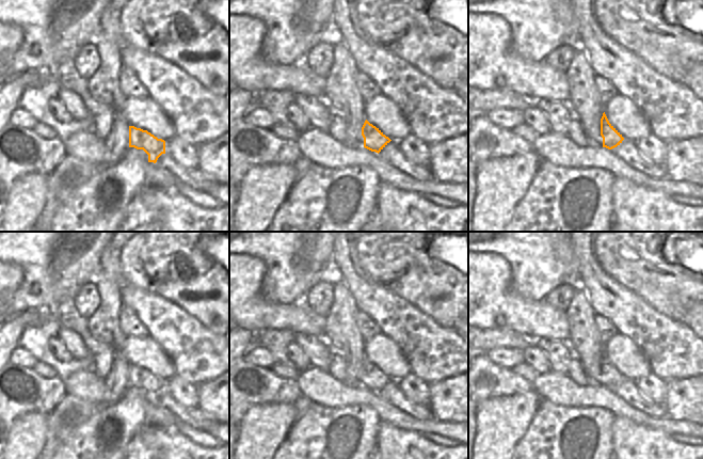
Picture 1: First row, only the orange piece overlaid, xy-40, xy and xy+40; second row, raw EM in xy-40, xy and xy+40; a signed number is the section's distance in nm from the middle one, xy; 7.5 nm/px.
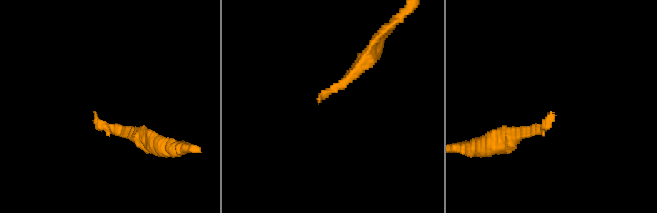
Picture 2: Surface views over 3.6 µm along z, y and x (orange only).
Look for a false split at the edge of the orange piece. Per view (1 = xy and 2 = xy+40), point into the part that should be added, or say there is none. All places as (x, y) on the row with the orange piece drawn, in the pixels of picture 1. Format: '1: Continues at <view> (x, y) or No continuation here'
1: No continuation here
2: No continuation here.

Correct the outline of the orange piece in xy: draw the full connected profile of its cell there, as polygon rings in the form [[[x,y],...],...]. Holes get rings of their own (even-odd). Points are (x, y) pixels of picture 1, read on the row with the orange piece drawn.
[[[367,120],[362,127],[362,136],[364,138],[364,147],[378,154],[392,141]]]

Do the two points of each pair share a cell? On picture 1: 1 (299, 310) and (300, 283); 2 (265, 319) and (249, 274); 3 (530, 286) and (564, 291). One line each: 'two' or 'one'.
1: two
2: one
3: two

